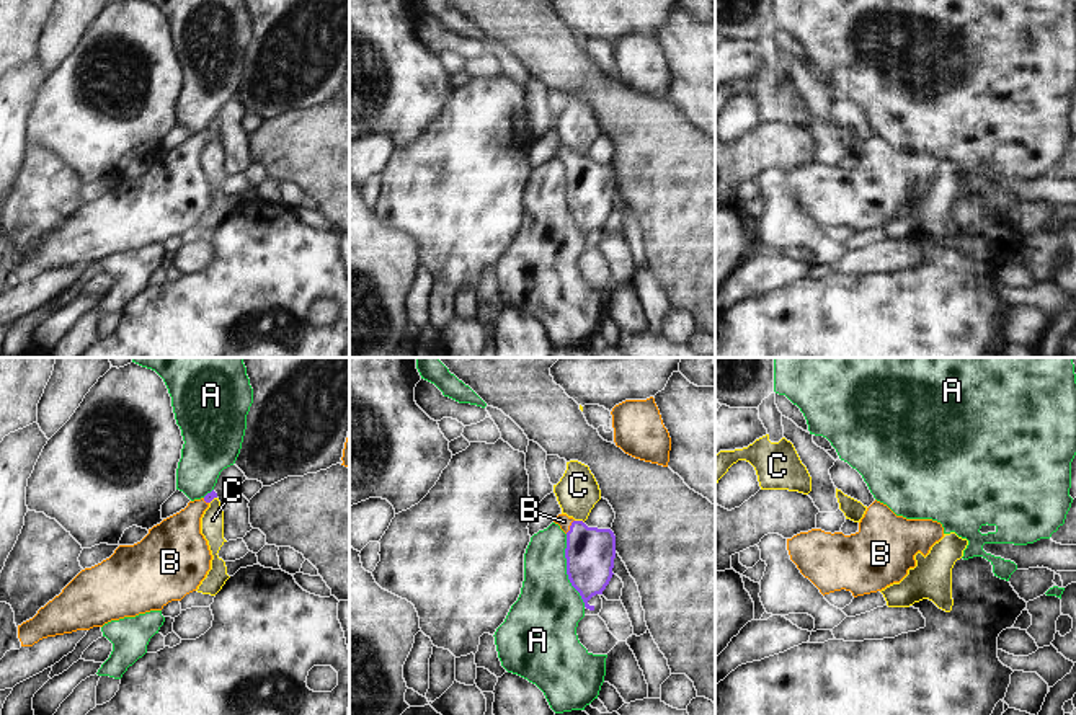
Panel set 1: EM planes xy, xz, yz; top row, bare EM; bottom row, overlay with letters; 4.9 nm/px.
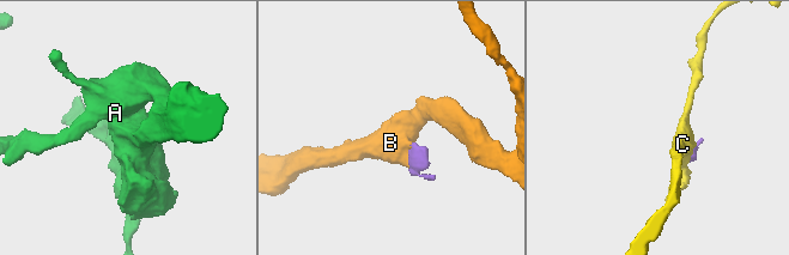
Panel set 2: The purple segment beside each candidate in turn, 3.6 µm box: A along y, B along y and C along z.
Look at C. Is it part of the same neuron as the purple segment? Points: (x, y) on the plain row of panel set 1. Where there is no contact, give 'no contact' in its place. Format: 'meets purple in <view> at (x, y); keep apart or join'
meets purple in xz at (580, 155); keep apart

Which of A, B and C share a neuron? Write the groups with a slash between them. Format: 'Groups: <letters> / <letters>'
Groups: A / B / C

